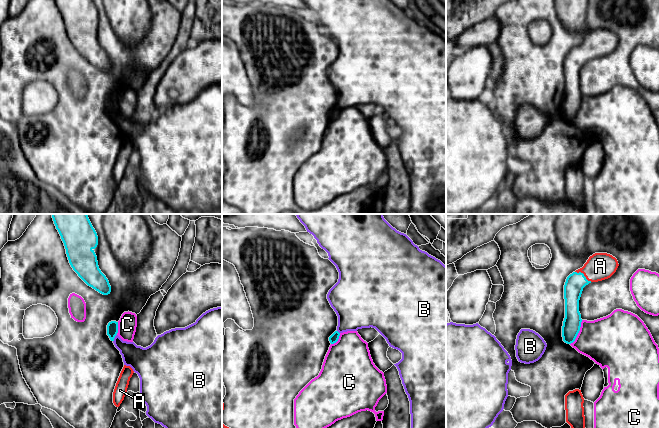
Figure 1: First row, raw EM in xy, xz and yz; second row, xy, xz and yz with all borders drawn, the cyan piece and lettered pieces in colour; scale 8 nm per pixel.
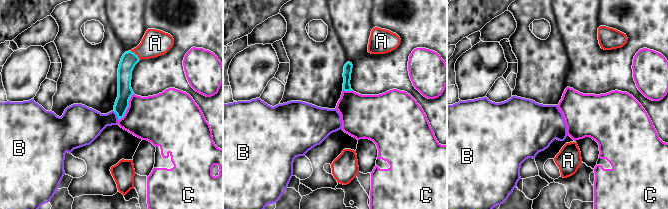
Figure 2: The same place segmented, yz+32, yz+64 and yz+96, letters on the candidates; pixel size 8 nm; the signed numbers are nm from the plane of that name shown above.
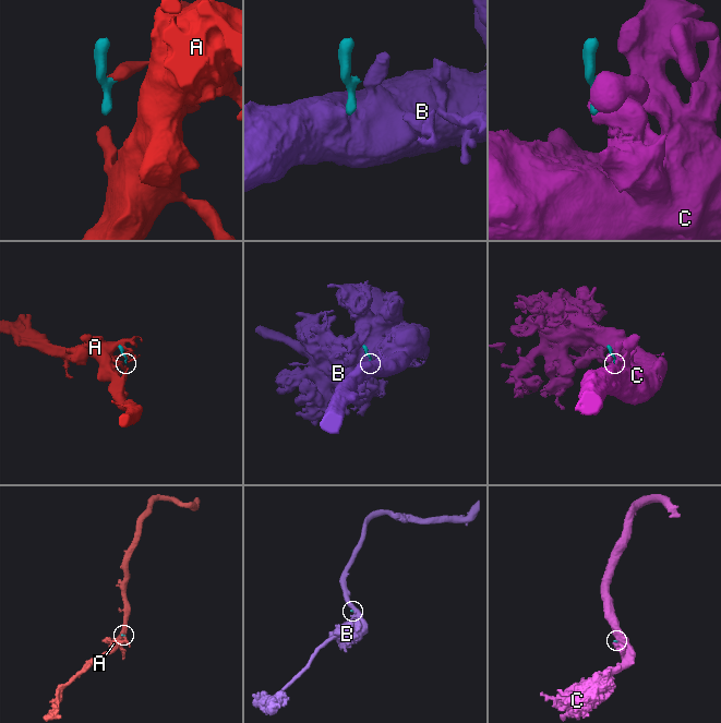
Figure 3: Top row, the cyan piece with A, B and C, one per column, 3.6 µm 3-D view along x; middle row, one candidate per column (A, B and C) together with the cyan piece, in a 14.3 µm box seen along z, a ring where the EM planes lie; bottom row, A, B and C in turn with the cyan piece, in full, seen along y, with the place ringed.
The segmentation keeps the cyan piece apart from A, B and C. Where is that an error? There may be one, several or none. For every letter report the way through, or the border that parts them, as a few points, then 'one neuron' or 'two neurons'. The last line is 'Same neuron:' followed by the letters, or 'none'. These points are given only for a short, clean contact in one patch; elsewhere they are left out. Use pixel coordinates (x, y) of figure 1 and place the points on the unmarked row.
A: runs through yz (575, 58), (583, 51), (600, 42); one neuron
B: border along xy (116, 110), (113, 117); two neurons
C: border along yz (582, 96), (580, 106), (570, 120); two neurons
Same neuron: A

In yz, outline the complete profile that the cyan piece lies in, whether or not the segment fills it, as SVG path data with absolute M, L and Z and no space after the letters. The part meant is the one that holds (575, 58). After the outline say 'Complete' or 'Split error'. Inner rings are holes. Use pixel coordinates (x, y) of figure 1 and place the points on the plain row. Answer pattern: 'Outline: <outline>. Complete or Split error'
Outline: M595 29L584 42L570 50L564 61L565 94L562 102L563 117L571 120L575 117L581 103L579 76L583 64L591 58L610 54L619 40L615 33L607 29Z. Split error

